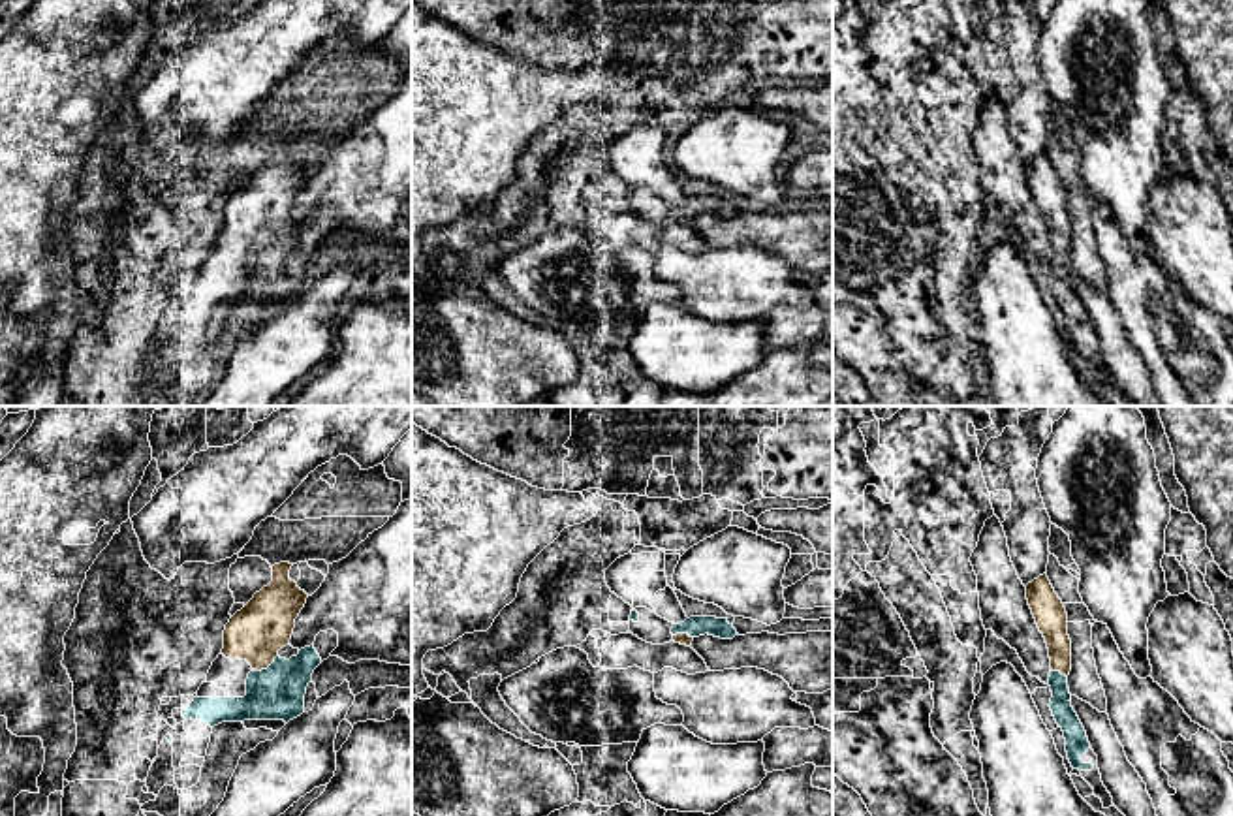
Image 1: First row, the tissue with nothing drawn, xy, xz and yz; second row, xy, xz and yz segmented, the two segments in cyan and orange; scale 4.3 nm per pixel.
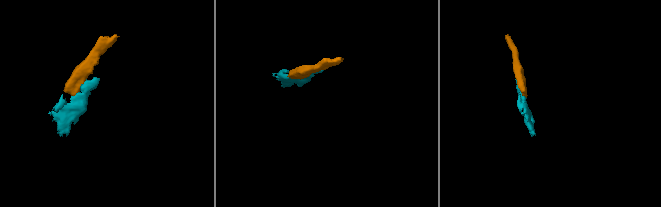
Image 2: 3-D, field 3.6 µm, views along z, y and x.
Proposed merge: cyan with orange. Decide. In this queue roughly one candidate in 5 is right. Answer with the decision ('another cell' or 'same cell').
same cell

